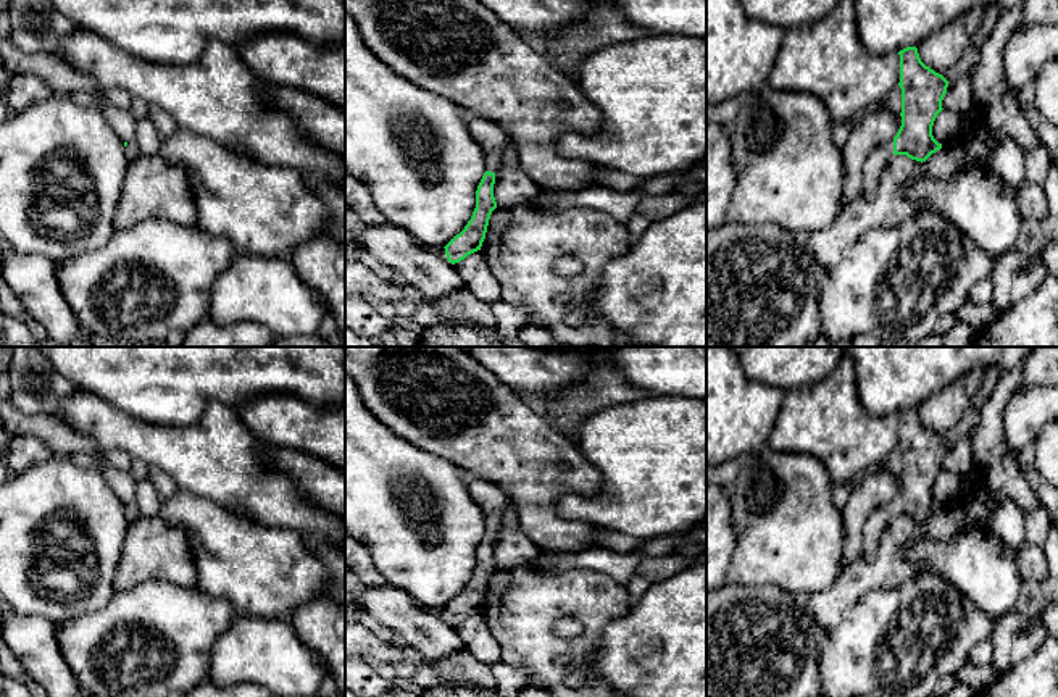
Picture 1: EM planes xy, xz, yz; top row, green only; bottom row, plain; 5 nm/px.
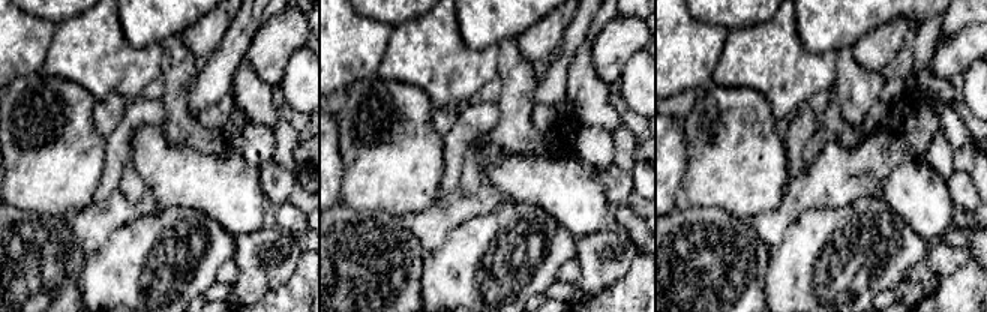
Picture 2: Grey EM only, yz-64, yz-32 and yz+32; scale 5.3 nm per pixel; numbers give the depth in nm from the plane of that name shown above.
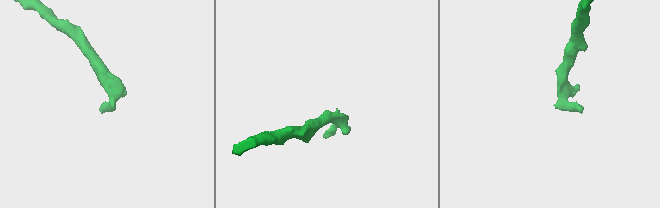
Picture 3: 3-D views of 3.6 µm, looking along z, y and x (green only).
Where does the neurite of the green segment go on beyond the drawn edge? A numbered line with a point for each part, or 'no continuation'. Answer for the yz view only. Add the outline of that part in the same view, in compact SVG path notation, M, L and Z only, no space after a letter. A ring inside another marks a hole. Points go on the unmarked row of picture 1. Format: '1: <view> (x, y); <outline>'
1: yz (878, 520); M893 500L873 511L863 526L861 557L871 560L876 555L879 537L889 521L893 518Z

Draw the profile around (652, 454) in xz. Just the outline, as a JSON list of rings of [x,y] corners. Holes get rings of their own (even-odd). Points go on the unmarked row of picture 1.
[[[652,395],[621,403],[585,418],[577,431],[579,450],[602,474],[602,490],[595,497],[566,494],[556,502],[564,520],[579,520],[592,526],[652,539],[684,534],[706,520],[706,400],[692,397]]]

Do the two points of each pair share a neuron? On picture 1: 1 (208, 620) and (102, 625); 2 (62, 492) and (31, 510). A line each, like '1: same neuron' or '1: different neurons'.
1: same neuron
2: same neuron

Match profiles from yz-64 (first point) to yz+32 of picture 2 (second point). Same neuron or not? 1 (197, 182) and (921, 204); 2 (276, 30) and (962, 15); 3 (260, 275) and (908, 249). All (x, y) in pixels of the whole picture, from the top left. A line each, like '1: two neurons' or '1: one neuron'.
1: one neuron
2: two neurons
3: two neurons

